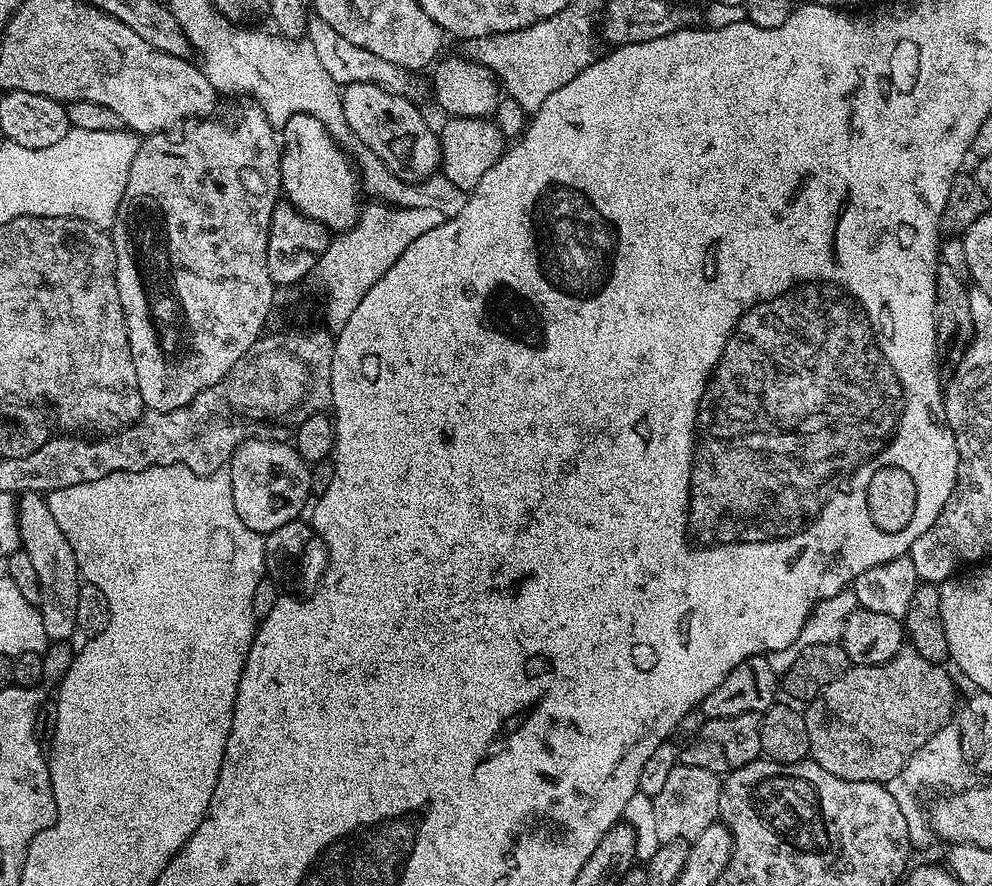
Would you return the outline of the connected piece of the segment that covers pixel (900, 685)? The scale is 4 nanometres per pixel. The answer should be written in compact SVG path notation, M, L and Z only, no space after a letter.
M910 646L901 648L897 656L881 664L849 666L830 686L823 688L819 696L807 701L803 709L811 759L838 778L887 785L906 762L953 719L958 708L956 684L946 669L944 664L926 662L926 658Z

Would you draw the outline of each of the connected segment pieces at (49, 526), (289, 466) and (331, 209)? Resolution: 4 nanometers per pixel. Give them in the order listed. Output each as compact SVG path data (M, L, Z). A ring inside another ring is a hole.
M26 492L19 497L16 506L16 525L20 531L21 549L30 556L41 586L38 605L42 614L42 626L46 626L49 641L68 640L80 624L80 567L74 558L74 550L66 534L62 534L54 514L50 514L47 499L39 492Z
M259 438L245 440L232 455L226 471L230 474L234 510L238 510L238 518L242 518L242 522L246 522L250 530L261 534L278 530L278 526L286 526L286 522L293 520L297 515L296 508L304 504L304 495L307 497L312 490L310 486L312 473L309 464L296 453L291 443L283 444L280 440L259 440Z
M294 114L282 126L280 149L282 196L300 212L333 233L347 232L356 225L362 207L362 185L351 156L336 143L326 126L310 114Z

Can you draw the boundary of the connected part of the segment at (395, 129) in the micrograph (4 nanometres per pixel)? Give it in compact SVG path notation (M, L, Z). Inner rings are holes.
M354 82L342 88L342 110L350 130L354 130L356 137L370 146L370 150L374 150L382 162L386 162L395 176L409 182L419 182L427 176L435 176L441 167L437 129L432 129L424 121L423 114L416 107L413 101L404 96L370 82Z

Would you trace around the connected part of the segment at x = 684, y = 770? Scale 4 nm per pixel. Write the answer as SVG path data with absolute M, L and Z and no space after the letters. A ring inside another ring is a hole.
M677 763L666 777L666 783L657 796L652 797L654 819L658 830L658 838L665 840L694 841L706 826L717 823L720 815L721 777L710 770L702 770L698 766L686 766Z

